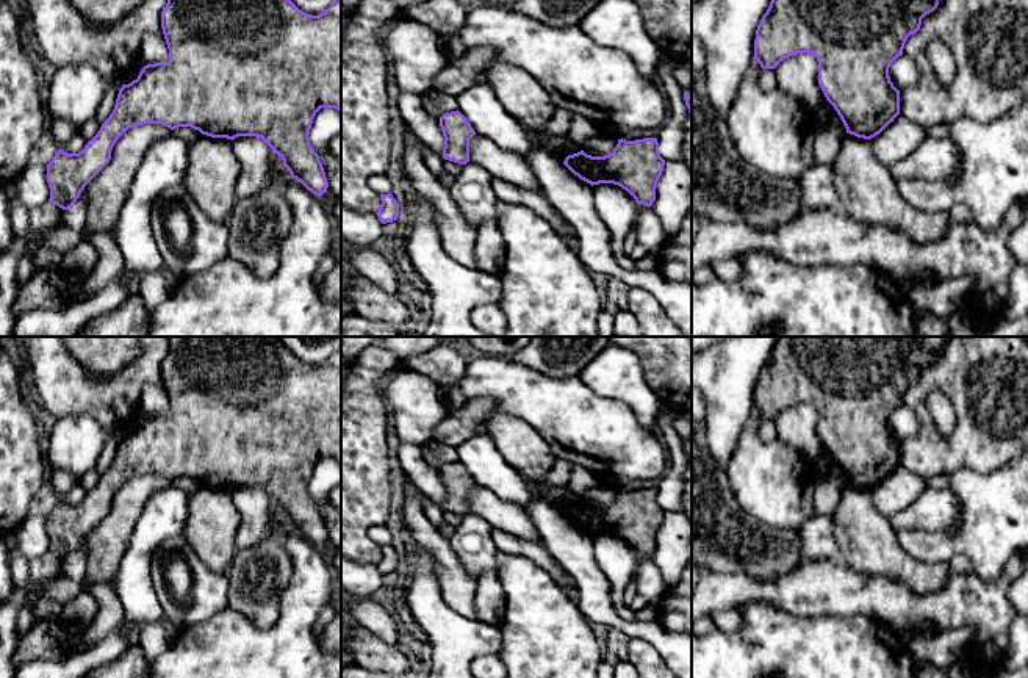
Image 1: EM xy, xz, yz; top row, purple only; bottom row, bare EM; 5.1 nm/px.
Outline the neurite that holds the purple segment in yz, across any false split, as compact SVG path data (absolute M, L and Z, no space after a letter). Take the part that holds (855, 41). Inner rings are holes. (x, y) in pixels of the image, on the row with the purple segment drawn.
M771 0L767 13L762 16L754 39L754 60L762 69L775 69L782 60L798 55L812 53L818 61L818 85L826 100L834 106L840 116L846 133L857 138L872 139L879 135L900 114L900 91L893 86L889 77L890 64L903 55L904 44L911 34L920 30L922 19L933 13L939 0Z

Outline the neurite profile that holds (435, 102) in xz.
M430 91L421 97L424 110L432 116L440 119L444 113L457 111L458 102L455 97L448 96L441 91Z

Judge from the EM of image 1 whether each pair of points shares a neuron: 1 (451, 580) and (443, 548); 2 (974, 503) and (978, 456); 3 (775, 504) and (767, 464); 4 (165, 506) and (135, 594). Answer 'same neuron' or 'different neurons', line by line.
1: same neuron
2: different neurons
3: same neuron
4: same neuron

